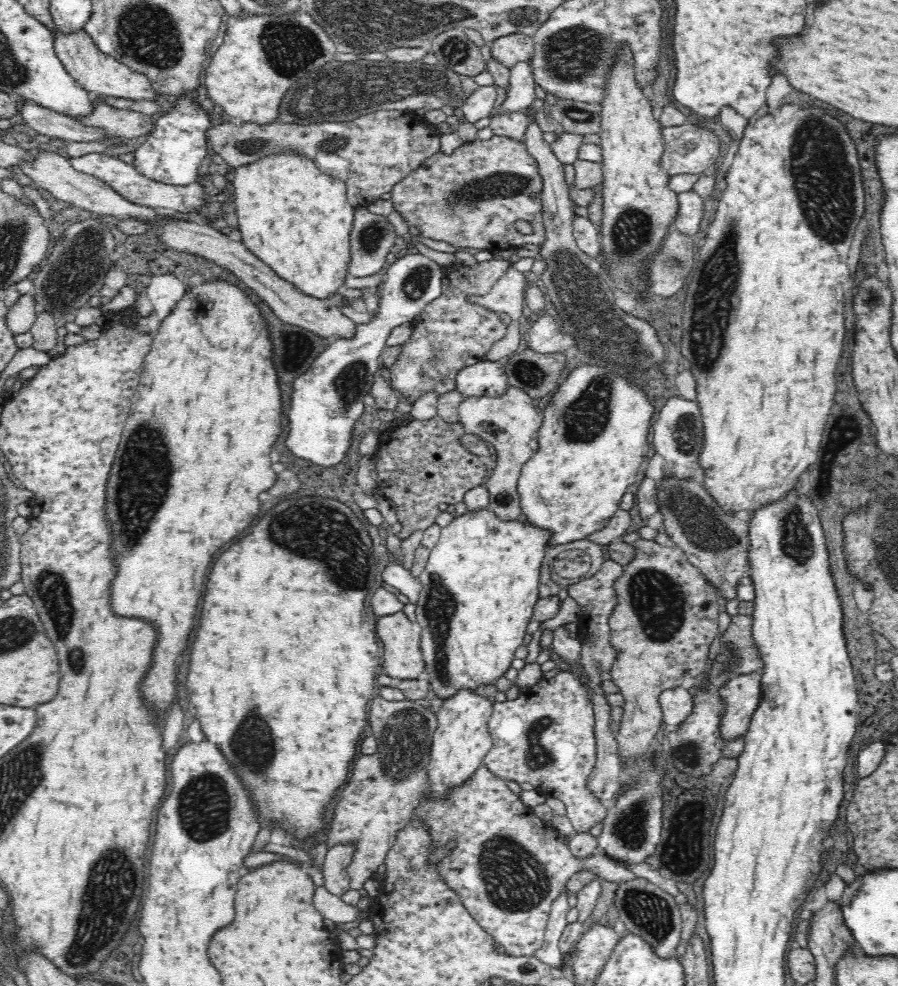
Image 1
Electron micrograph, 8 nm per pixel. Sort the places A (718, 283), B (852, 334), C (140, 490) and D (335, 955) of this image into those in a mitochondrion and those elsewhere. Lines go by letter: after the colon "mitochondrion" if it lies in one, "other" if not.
A: mitochondrion
B: other
C: mitochondrion
D: other

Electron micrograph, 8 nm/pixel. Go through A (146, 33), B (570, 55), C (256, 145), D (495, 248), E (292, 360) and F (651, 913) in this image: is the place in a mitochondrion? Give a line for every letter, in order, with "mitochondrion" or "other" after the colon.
A: mitochondrion
B: mitochondrion
C: mitochondrion
D: other
E: other
F: mitochondrion

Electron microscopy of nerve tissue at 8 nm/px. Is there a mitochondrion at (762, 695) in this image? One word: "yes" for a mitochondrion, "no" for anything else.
no

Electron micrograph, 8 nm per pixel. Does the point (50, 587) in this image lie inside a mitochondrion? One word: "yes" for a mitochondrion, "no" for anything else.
yes

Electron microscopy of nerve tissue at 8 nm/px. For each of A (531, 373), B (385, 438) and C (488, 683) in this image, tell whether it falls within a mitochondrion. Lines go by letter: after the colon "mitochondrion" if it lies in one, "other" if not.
A: mitochondrion
B: other
C: other

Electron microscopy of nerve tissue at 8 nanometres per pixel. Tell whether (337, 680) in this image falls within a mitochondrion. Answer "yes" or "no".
no

